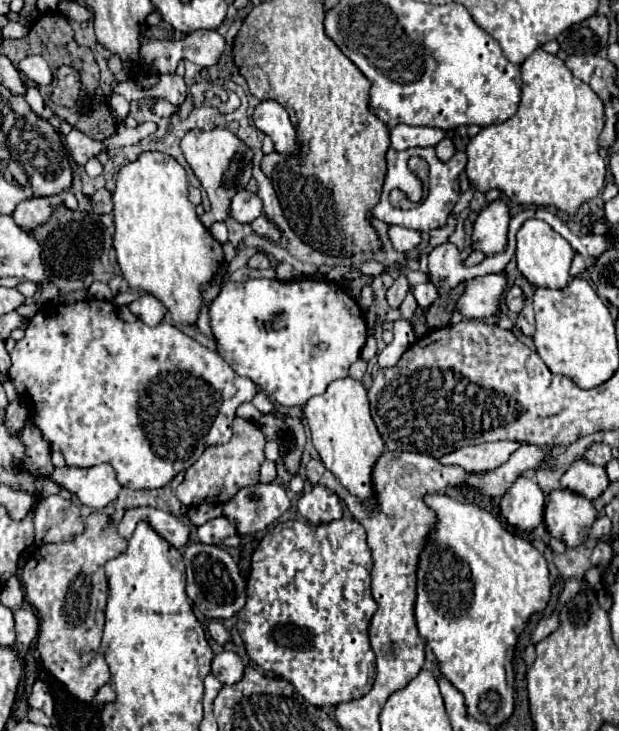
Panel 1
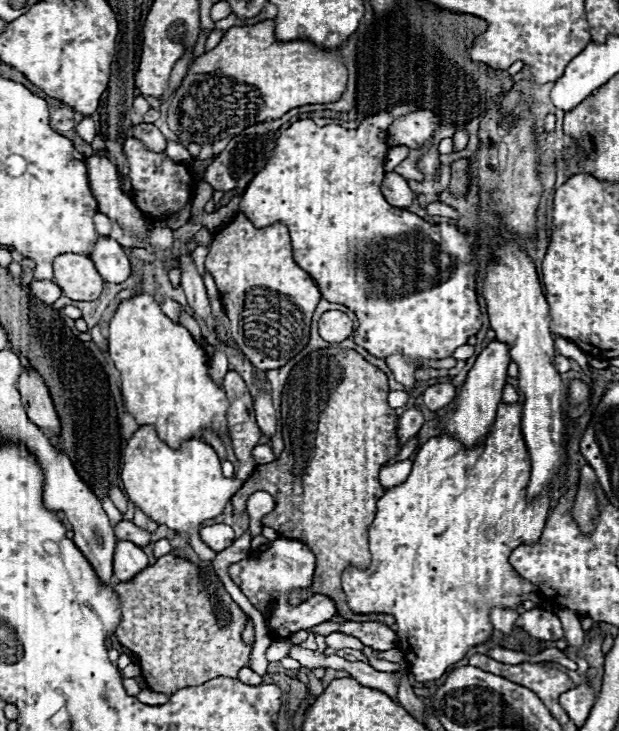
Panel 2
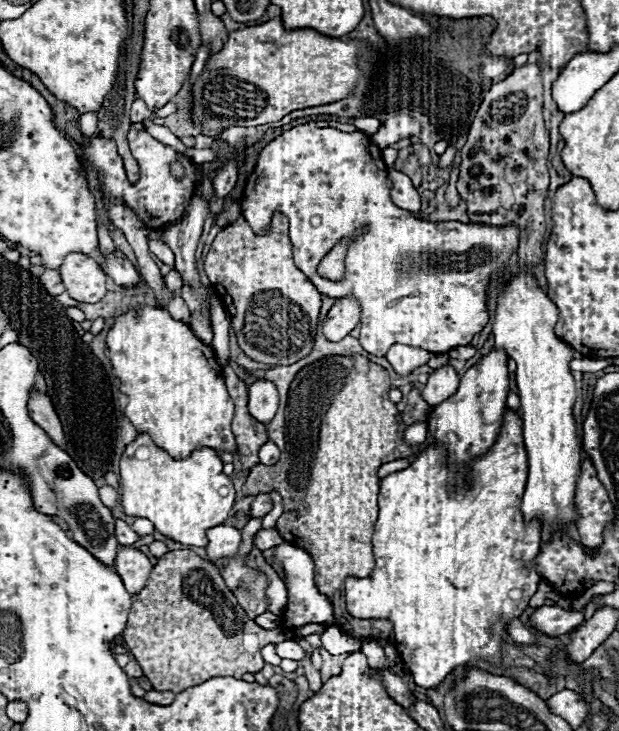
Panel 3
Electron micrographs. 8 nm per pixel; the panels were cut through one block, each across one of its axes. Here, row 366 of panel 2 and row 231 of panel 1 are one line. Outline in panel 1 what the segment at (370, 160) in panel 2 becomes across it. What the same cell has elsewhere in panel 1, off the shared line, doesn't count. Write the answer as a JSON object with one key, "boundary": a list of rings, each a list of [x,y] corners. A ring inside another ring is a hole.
{"boundary":[[[408,148],[404,152],[396,152],[396,150],[388,150],[386,154],[386,160],[388,162],[398,162],[398,160],[406,160],[406,158],[412,158],[412,156],[422,156],[429,166],[429,186],[431,190],[428,190],[428,196],[426,200],[422,200],[422,204],[418,204],[416,208],[410,208],[410,210],[400,210],[400,208],[394,208],[390,202],[388,202],[388,194],[392,188],[396,186],[390,186],[390,180],[386,178],[386,184],[384,184],[384,190],[382,190],[382,200],[380,204],[372,210],[372,216],[388,222],[388,224],[400,224],[400,226],[406,226],[406,228],[412,228],[412,230],[418,230],[418,232],[428,232],[432,228],[440,228],[446,224],[446,218],[448,214],[452,212],[454,204],[458,202],[460,198],[460,172],[464,170],[466,166],[466,154],[464,152],[456,152],[448,162],[440,162],[434,148]]]}

